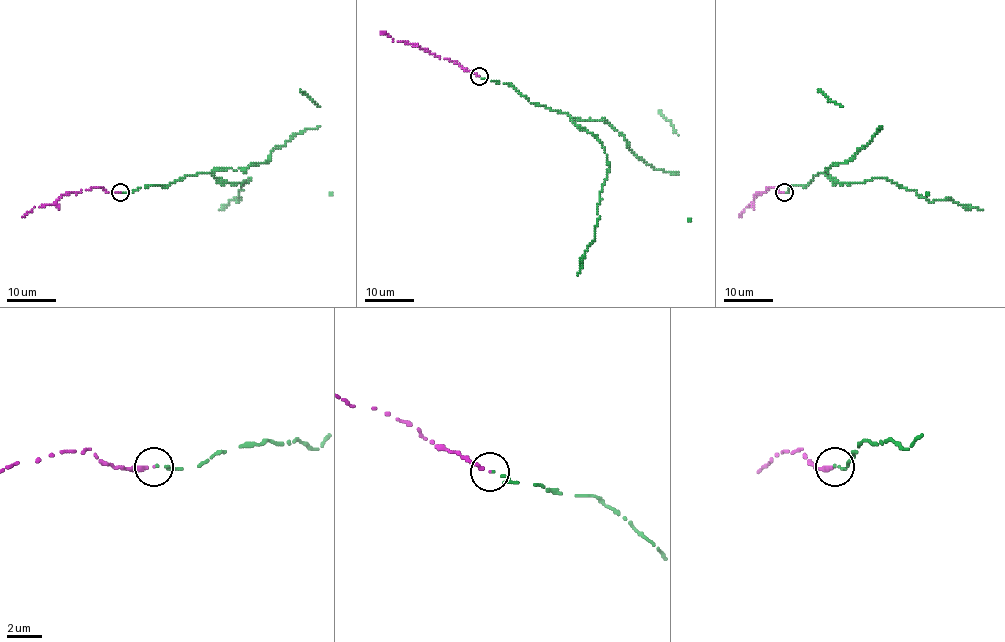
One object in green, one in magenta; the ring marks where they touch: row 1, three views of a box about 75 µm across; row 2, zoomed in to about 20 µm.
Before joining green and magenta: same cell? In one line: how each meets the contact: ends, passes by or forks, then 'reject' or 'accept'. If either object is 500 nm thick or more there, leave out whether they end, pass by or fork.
green ends there; magenta ends there; accept

